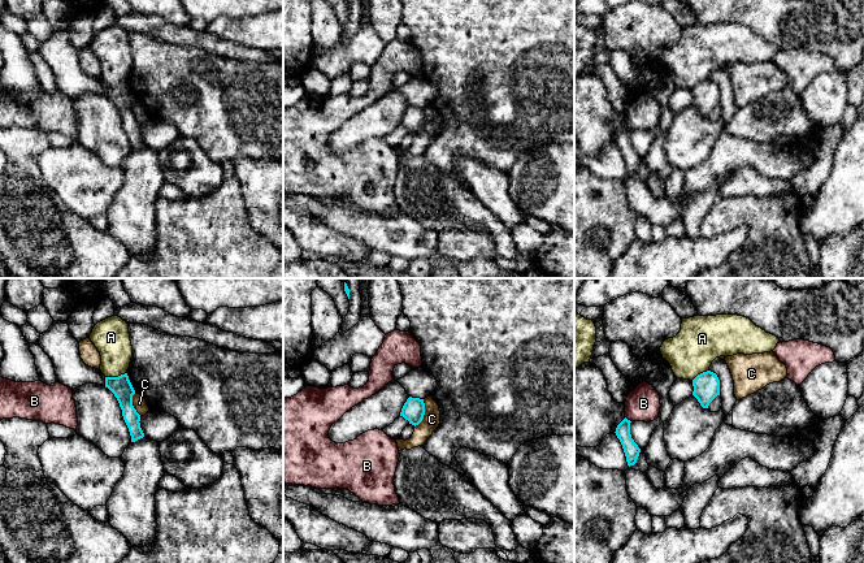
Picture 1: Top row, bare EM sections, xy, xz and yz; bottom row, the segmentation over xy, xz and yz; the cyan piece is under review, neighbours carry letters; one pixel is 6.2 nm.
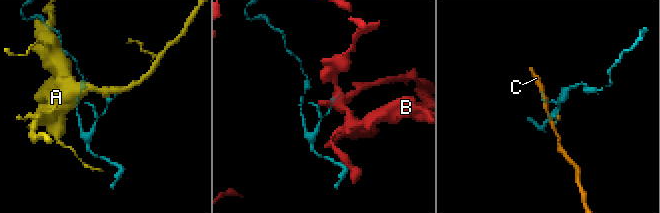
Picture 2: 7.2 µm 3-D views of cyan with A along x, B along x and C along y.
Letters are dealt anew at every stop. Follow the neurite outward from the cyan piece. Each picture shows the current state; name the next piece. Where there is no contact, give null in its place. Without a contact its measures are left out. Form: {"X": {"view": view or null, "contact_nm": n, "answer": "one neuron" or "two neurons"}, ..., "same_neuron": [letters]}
{"A": {"view": "xy", "contact_nm": 140, "answer": "two neurons"}, "B": {"view": "yz", "contact_nm": 50, "answer": "two neurons"}, "C": {"view": "xz", "contact_nm": 190, "answer": "two neurons"}, "same_neuron": []}

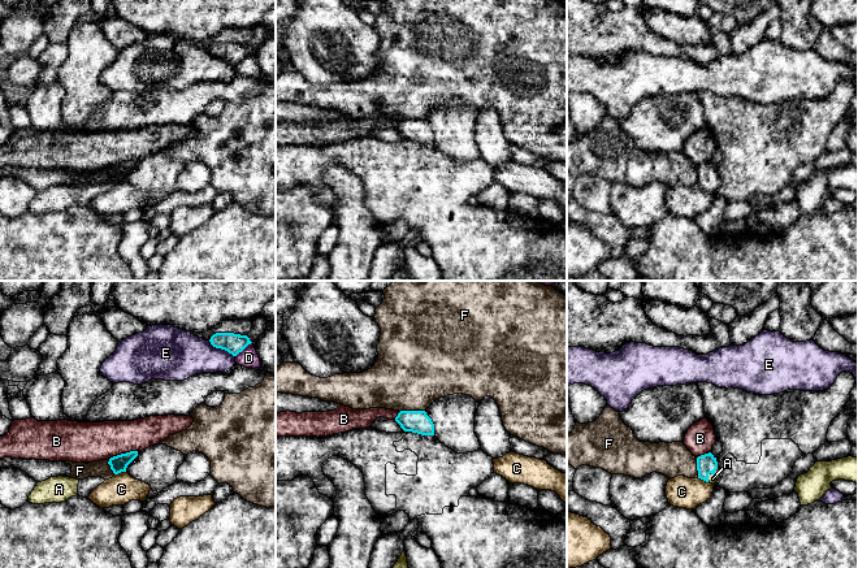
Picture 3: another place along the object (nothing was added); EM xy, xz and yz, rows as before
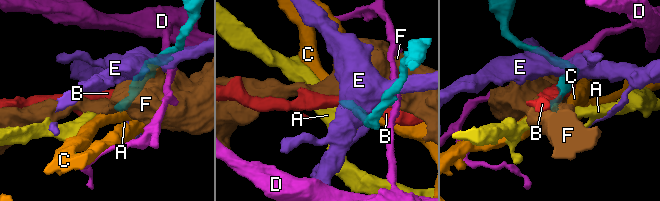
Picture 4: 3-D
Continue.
{"A": {"view": "yz", "contact_nm": 110, "answer": "one neuron"}, "B": {"view": "xy", "contact_nm": 190, "answer": "two neurons"}, "C": {"view": "xy", "contact_nm": 80, "answer": "two neurons"}, "D": {"view": "xy", "contact_nm": 140, "answer": "two neurons"}, "E": {"view": "xy", "contact_nm": 190, "answer": "two neurons"}, "F": {"view": "xz", "contact_nm": 160, "answer": "two neurons"}, "same_neuron": ["A"]}

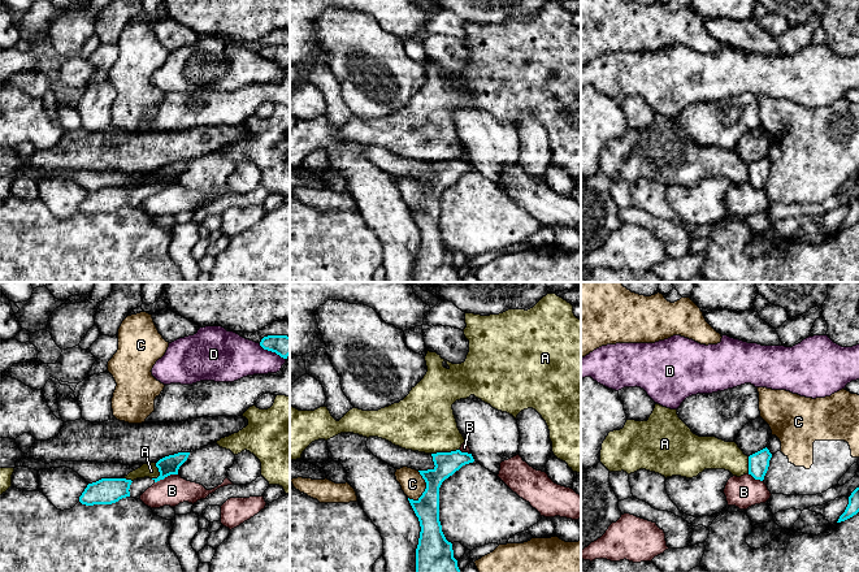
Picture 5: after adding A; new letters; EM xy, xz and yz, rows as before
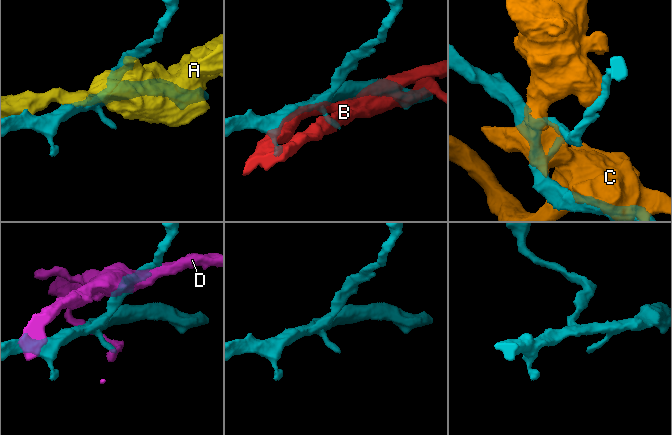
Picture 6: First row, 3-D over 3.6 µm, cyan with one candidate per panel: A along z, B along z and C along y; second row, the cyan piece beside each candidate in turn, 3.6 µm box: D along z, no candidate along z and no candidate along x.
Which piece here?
{"A": {"view": "xz", "contact_nm": 180, "answer": "two neurons"}, "B": {"view": "xy", "contact_nm": 160, "answer": "two neurons"}, "C": {"view": "xz", "contact_nm": 190, "answer": "two neurons"}, "D": {"view": "xy", "contact_nm": 190, "answer": "two neurons"}, "same_neuron": []}

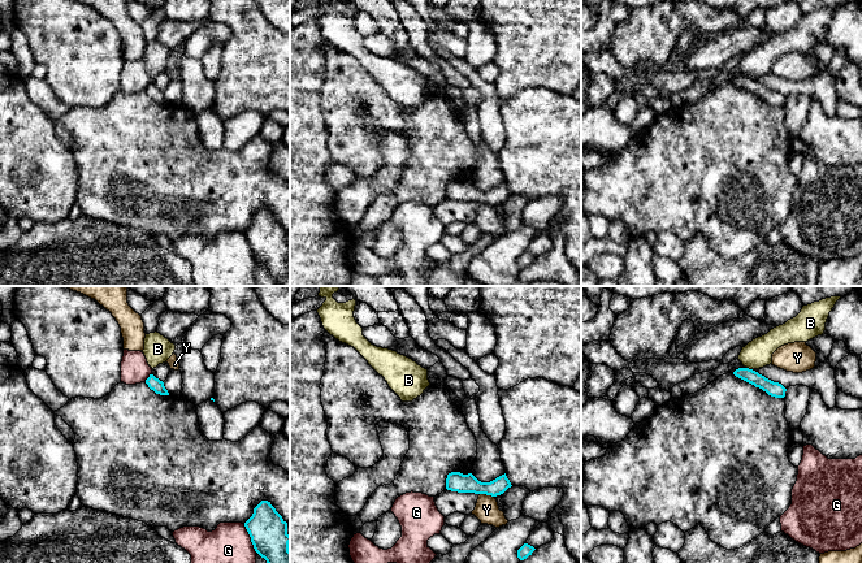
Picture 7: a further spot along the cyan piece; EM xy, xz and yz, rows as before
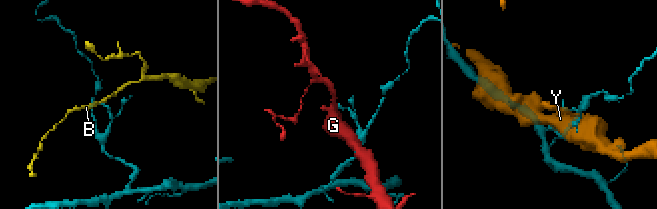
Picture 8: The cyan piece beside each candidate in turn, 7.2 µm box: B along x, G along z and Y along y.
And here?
{"B": {"view": "yz", "contact_nm": 40, "answer": "two neurons"}, "G": {"view": "xy", "contact_nm": 190, "answer": "two neurons"}, "Y": {"view": "xz", "contact_nm": 90, "answer": "two neurons"}, "same_neuron": []}

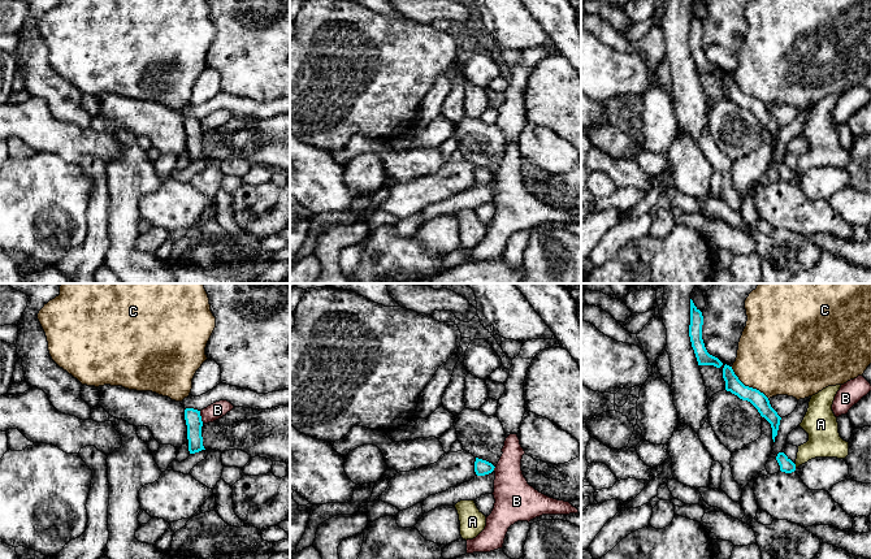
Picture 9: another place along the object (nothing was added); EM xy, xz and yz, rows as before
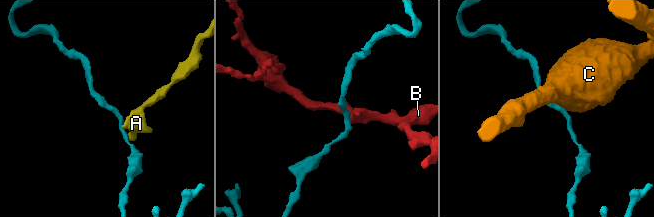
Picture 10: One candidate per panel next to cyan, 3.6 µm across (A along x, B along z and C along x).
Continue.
{"A": {"view": "yz", "contact_nm": 40, "answer": "two neurons"}, "B": {"view": "xy", "contact_nm": 80, "answer": "two neurons"}, "C": {"view": "yz", "contact_nm": 300, "answer": "two neurons"}, "same_neuron": []}

